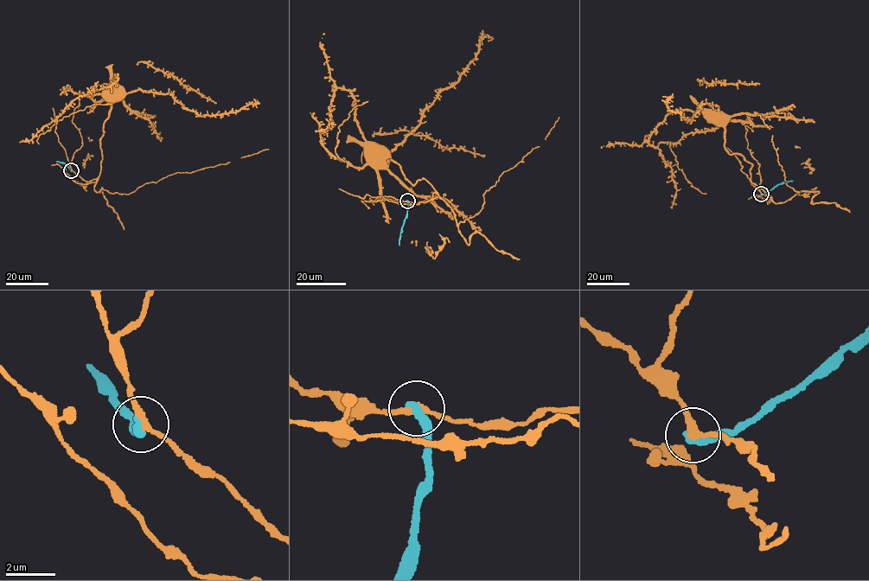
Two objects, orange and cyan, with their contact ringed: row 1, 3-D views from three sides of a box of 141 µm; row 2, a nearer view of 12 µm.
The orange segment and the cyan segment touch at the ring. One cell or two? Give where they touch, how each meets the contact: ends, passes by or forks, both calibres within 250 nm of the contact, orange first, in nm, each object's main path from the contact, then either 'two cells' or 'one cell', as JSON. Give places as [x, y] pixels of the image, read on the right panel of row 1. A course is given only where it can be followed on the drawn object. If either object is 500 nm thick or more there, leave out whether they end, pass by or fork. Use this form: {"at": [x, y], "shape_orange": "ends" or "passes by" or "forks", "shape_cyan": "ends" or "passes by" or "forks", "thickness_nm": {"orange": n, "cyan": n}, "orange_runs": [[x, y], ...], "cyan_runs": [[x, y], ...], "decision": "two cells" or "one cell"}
{"at": [761, 194], "shape_orange": "passes by", "shape_cyan": "ends", "thickness_nm": {"orange": 240, "cyan": 400}, "orange_runs": [[761, 194], [769, 198], [750, 181], [752, 164], [742, 156], [730, 154], [725, 147], [725, 118], [717, 118]], "cyan_runs": [[761, 194], [779, 184], [792, 181]], "decision": "two cells"}

